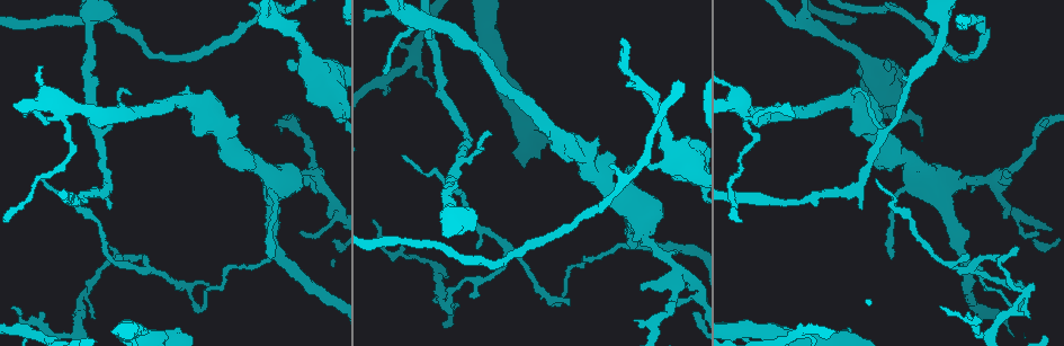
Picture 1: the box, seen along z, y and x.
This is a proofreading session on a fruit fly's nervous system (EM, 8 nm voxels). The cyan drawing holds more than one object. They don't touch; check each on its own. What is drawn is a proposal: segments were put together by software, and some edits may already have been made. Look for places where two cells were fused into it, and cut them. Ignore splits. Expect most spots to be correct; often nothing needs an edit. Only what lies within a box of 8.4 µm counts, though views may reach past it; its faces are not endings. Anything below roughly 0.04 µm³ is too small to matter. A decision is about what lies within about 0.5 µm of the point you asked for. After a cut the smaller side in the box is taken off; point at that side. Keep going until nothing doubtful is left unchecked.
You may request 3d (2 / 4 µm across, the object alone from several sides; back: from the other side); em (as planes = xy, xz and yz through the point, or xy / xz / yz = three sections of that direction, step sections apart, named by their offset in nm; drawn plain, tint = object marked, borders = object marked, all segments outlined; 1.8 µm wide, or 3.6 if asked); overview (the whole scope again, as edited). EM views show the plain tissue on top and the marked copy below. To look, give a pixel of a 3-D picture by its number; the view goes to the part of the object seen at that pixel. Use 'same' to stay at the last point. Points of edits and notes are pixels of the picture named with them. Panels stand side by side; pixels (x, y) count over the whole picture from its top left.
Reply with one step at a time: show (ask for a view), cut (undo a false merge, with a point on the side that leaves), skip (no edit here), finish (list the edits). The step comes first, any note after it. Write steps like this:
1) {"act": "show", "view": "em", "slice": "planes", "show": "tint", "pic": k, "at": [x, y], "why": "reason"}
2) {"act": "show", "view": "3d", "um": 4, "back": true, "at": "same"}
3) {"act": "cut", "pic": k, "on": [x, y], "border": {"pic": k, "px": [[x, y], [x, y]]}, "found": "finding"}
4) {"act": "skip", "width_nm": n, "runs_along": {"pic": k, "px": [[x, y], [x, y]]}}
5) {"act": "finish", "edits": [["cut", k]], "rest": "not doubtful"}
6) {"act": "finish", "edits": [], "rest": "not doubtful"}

{"act": "show", "view": "em", "slice": "yz", "step": 4, "show": "borders", "pic": 1, "at": [448, 306], "why": "abrupt turn"}

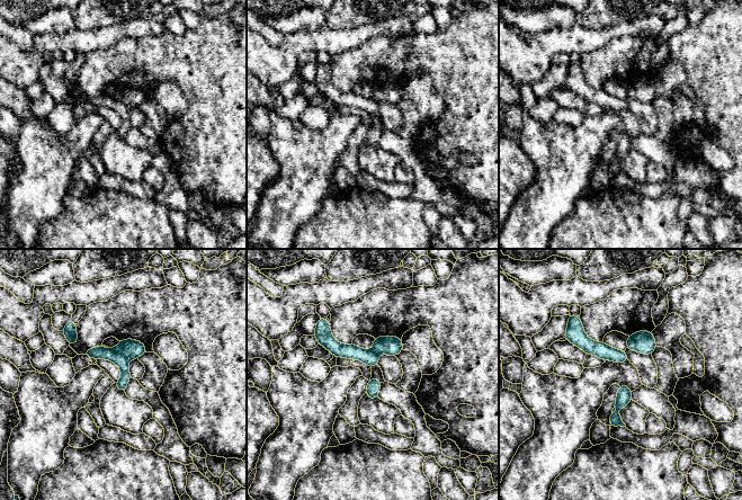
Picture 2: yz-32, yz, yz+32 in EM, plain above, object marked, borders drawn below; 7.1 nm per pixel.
{"act": "show", "view": "em", "slice": "planes", "show": "borders", "at": "same", "why": "another direction"}

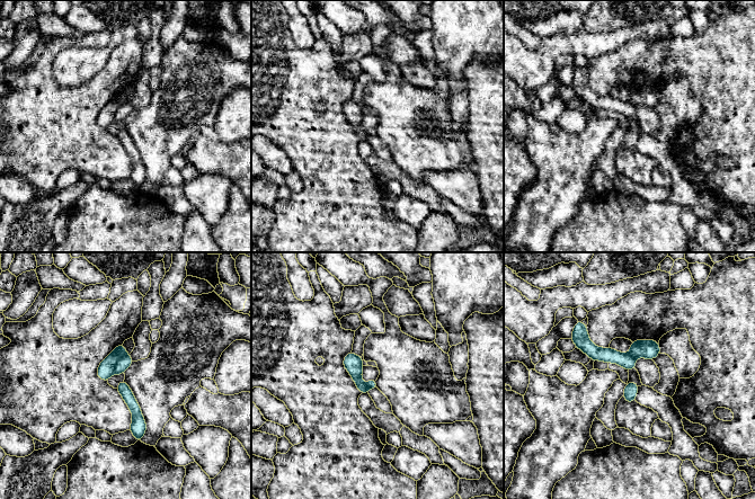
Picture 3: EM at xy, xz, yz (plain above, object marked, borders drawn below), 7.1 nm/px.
{"act": "cut", "pic": 3, "on": [106, 368], "width_nm": 80, "border": {"pic": 3, "px": [[126, 354], [118, 361], [114, 372]]}, "found": "a second cell is stuck on"}

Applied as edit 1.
{"act": "show", "view": "overview", "why": "see it whole again"}

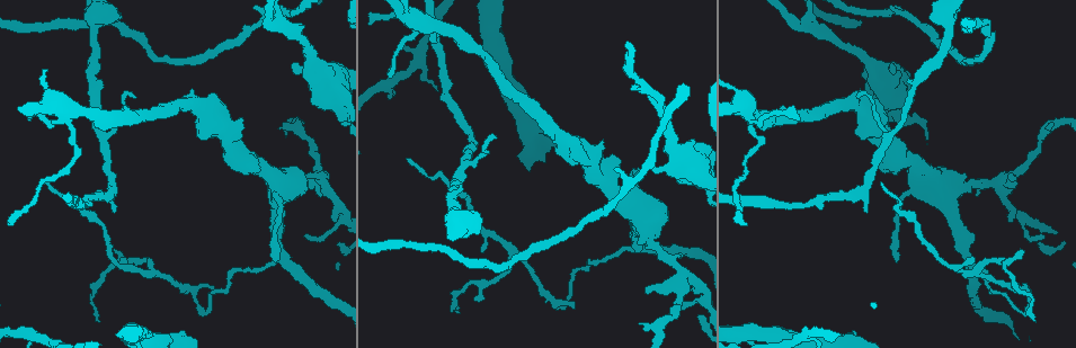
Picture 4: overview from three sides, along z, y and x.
{"act": "show", "view": "em", "slice": "planes", "show": "tint", "pic": 4, "at": [71, 113], "why": "thick turns thin"}

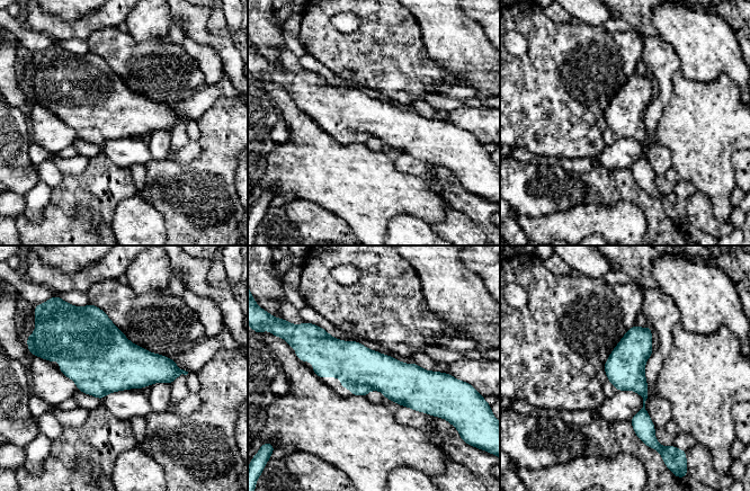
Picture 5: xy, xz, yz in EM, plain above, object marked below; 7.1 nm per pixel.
{"act": "skip", "runs_along": {"pic": 5, "px": [[309, 355], [392, 377], [442, 377]]}, "found": "all the same cell"}

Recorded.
{"act": "show", "view": "em", "um": 3.6, "slice": "xy", "step": 8, "show": "tint", "pic": 4, "at": [490, 28], "why": "abrupt turn"}

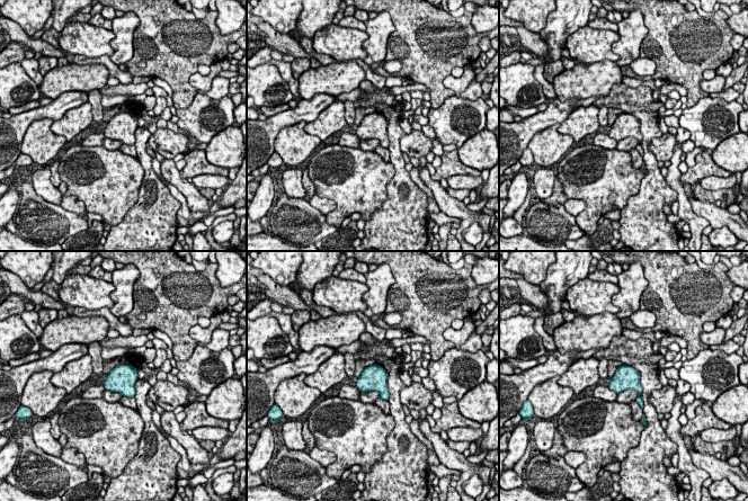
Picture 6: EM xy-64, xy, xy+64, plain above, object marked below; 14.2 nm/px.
{"act": "show", "view": "em", "um": 3.6, "slice": "planes", "show": "tint", "at": "same", "why": "another direction"}

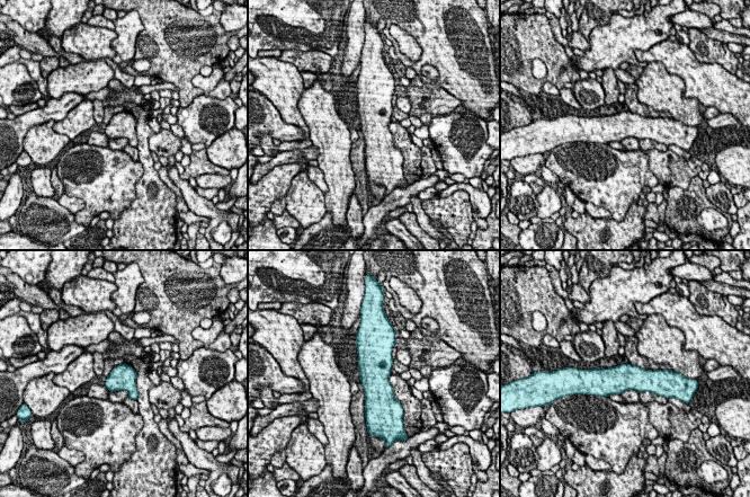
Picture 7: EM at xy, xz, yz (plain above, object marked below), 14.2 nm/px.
{"act": "skip", "found": "all the same cell"}

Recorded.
{"act": "show", "view": "3d", "um": 4, "pic": 4, "at": [683, 281]}

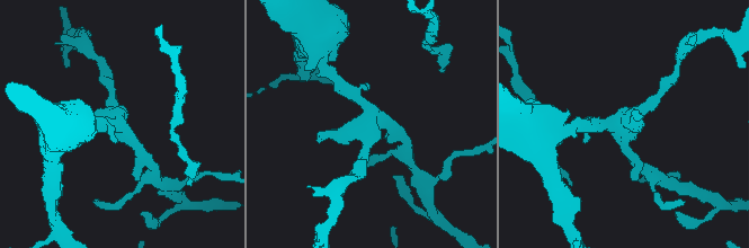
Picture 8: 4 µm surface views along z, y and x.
{"act": "show", "view": "em", "slice": "xz", "step": 16, "show": "tint", "pic": 8, "at": [368, 122]}

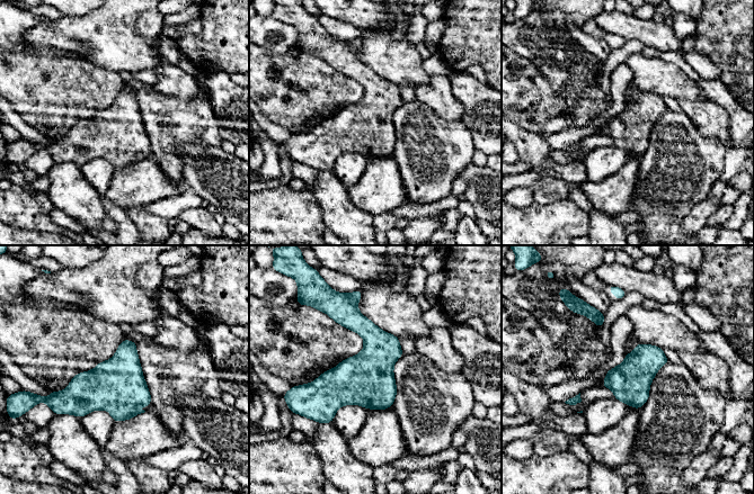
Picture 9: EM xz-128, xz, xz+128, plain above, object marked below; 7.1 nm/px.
{"act": "show", "view": "em", "slice": "planes", "show": "tint", "at": "same"}

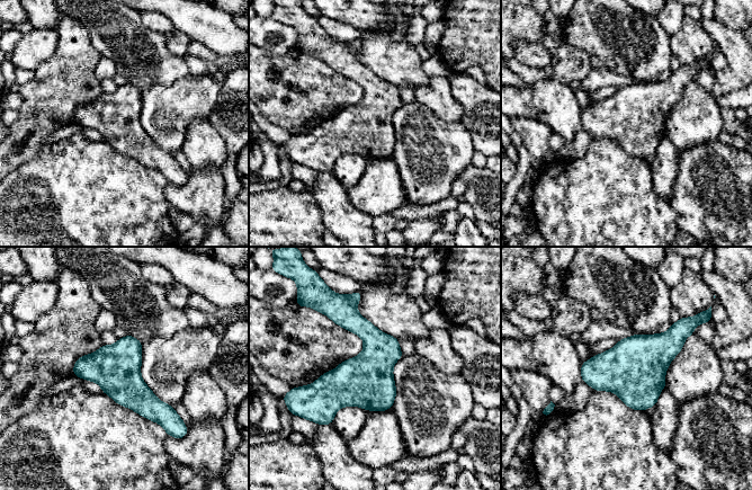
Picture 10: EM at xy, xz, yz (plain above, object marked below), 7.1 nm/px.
{"act": "skip", "found": "all the same cell"}

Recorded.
{"act": "finish", "edits": [["cut", 3]], "rest": "not doubtful"}

